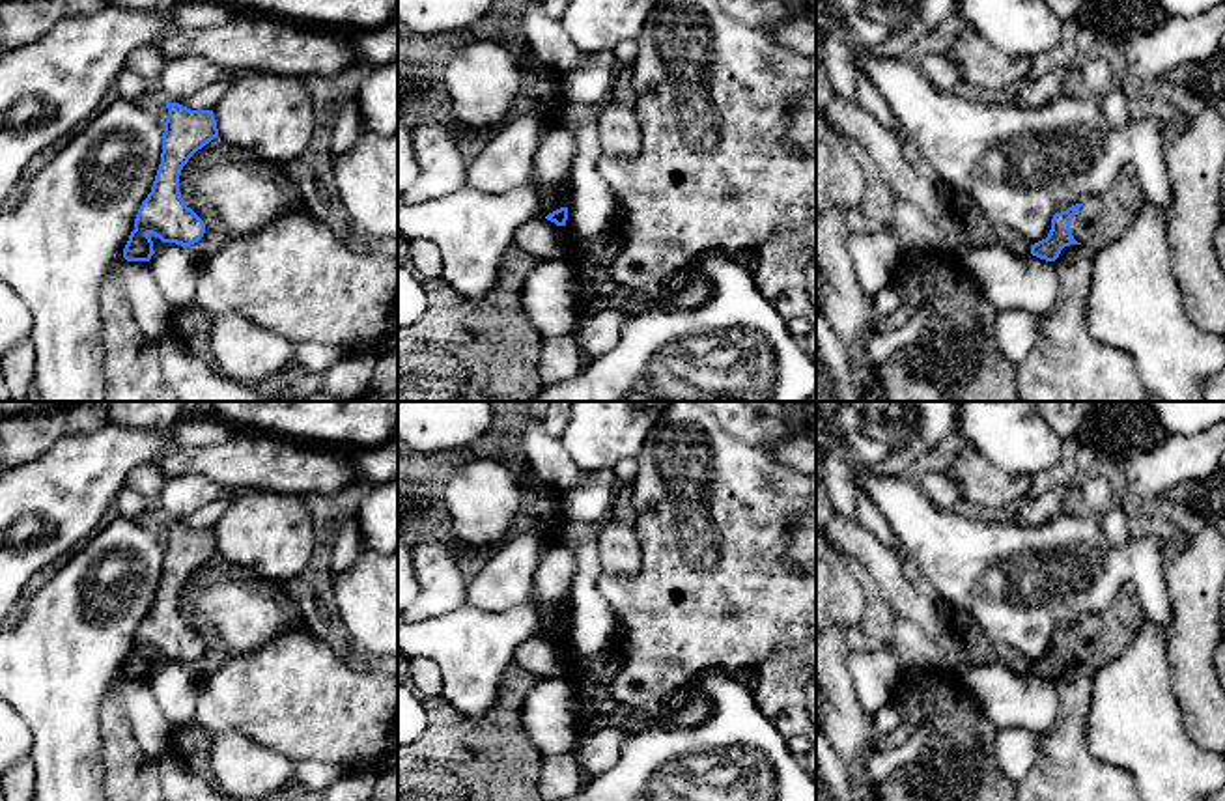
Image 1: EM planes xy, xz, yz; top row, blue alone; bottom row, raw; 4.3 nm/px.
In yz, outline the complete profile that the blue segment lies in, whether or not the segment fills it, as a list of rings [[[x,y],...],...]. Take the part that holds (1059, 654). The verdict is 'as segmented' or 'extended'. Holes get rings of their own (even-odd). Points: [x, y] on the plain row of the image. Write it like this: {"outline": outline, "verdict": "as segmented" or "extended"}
{"outline": [[[1128,584],[1105,612],[1055,631],[1048,655],[1031,663],[1031,672],[1055,680],[1061,668],[1070,663],[1102,668],[1132,644],[1145,622],[1137,592]]], "verdict": "extended"}

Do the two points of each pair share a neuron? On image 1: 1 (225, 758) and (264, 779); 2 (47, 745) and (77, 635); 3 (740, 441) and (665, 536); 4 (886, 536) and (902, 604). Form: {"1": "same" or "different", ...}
{"1": "same", "2": "same", "3": "same", "4": "different"}

